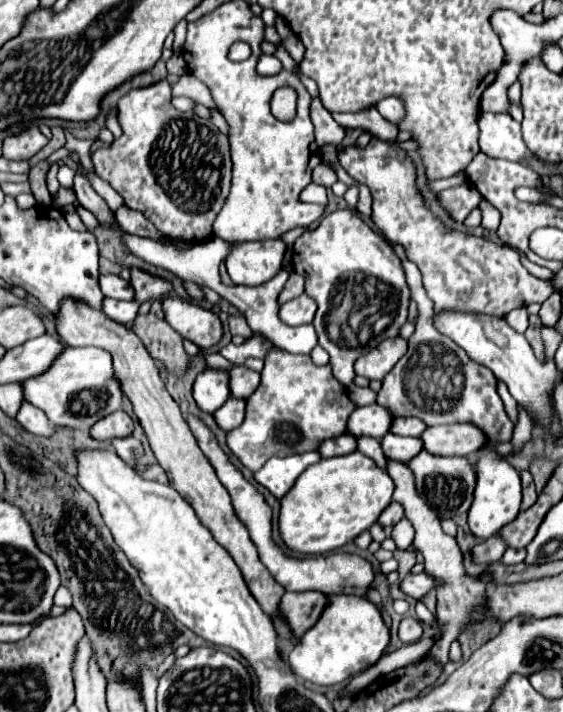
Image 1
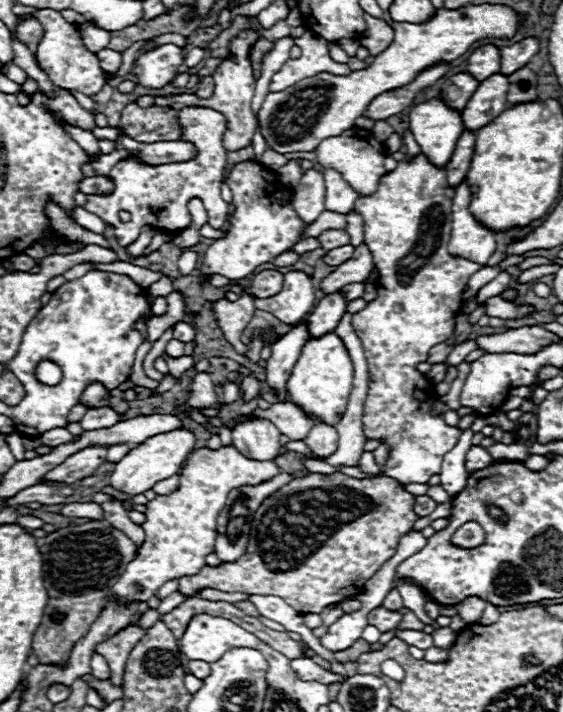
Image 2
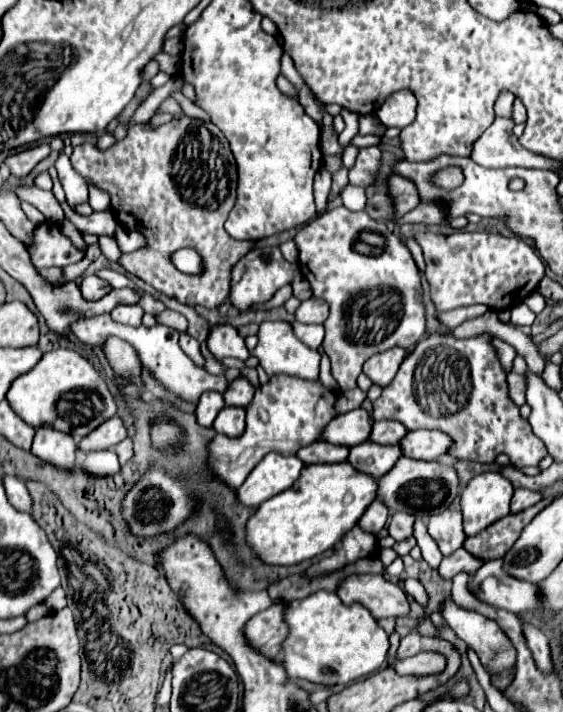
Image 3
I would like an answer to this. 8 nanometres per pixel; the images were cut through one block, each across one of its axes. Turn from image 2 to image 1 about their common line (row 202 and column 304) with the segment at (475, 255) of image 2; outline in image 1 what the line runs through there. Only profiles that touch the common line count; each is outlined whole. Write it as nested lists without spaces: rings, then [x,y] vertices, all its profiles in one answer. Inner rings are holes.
[[[304,452],[286,458],[272,456],[256,474],[254,478],[266,486],[276,498],[282,498],[296,482],[296,478],[310,466],[320,460],[320,452]]]

